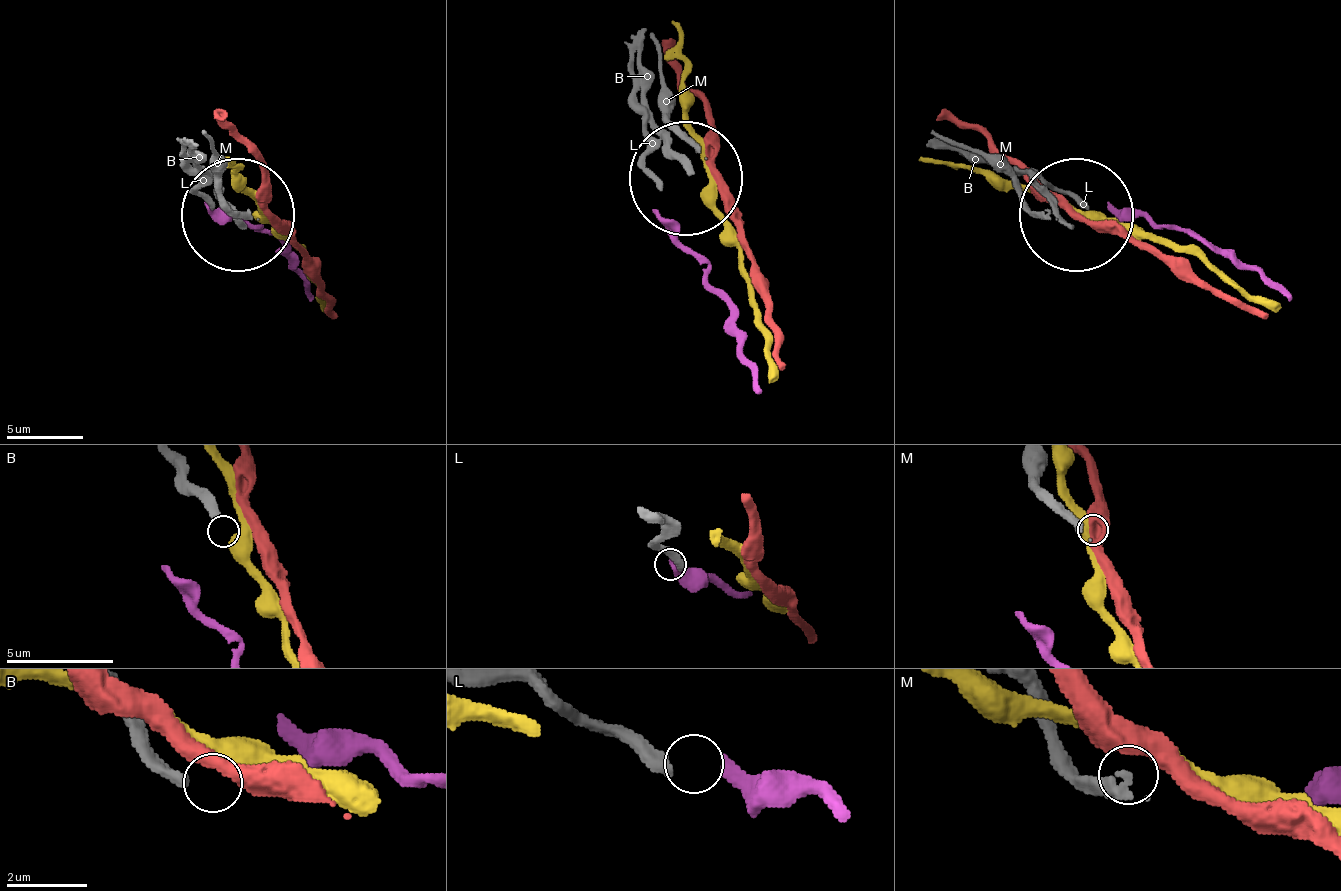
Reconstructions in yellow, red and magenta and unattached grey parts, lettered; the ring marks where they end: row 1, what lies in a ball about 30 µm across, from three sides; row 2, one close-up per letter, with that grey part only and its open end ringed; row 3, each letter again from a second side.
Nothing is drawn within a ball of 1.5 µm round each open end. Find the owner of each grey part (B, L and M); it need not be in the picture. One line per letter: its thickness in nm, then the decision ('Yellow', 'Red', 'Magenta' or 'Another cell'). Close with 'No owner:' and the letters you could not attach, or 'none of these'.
B: Thickness 360 nm. Another cell
L: Thickness 400 nm. Magenta
M: Thickness 400 nm. Another cell
No owner: B, M

